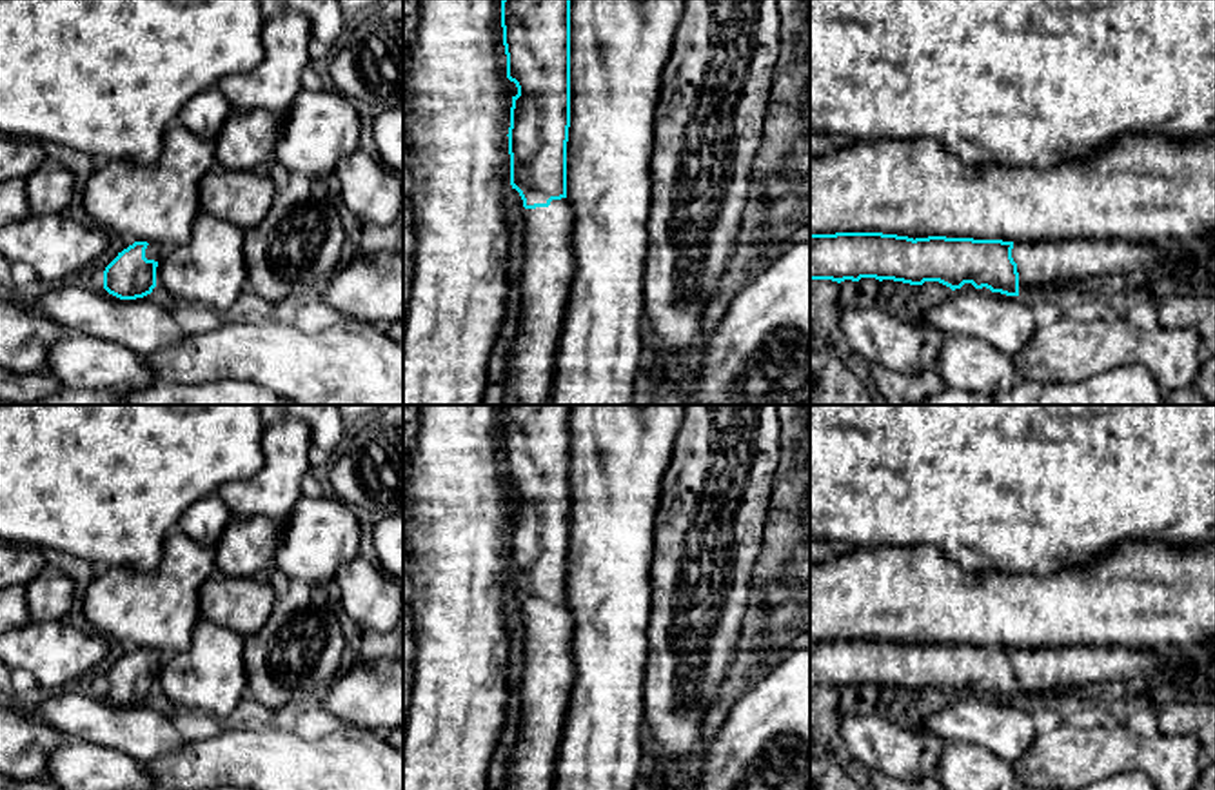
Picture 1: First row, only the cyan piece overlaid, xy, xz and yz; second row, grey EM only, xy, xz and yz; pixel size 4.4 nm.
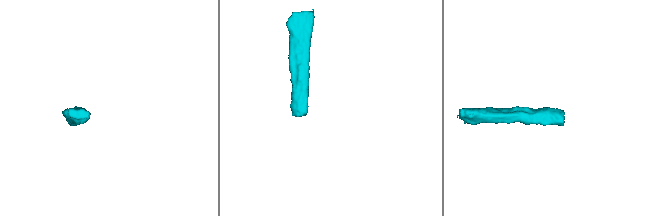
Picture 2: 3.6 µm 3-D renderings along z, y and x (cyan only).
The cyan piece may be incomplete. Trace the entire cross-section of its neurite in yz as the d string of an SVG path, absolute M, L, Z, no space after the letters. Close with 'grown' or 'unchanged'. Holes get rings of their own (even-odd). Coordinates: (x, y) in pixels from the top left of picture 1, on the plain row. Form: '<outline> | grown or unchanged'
M835 639L810 641L810 686L859 688L861 685L875 685L923 692L924 688L939 688L952 697L972 690L975 696L990 696L1006 703L1101 703L1106 696L1142 697L1166 683L1179 670L1186 668L1188 656L1130 650L1124 647L1059 647L1059 648L1003 648L1003 647L973 647L973 645L908 645L883 639Z | grown

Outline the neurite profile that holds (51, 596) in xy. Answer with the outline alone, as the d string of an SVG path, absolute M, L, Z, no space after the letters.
M42 572L25 585L29 621L45 623L73 617L80 596L74 581L60 572Z

